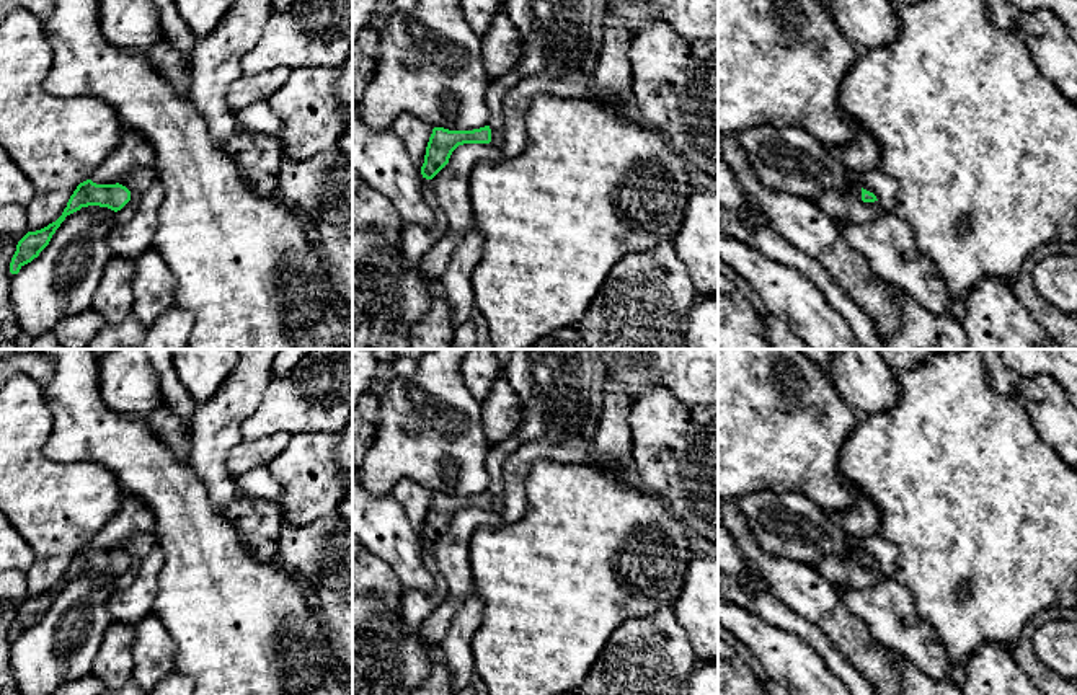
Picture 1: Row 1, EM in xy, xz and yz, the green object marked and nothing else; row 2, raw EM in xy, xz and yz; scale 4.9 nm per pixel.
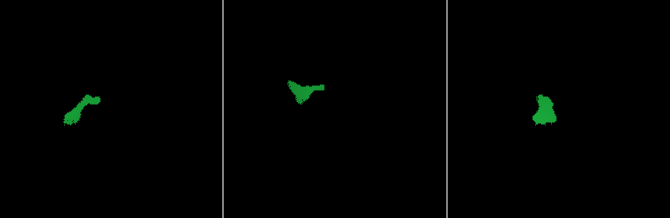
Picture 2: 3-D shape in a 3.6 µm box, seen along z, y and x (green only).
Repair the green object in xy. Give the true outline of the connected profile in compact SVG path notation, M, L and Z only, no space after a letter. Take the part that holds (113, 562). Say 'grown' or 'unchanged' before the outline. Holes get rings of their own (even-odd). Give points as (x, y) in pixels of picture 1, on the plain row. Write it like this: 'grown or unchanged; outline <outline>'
grown; outline M124 494L119 511L100 529L91 542L80 548L70 561L62 581L47 592L28 597L16 610L8 640L13 643L49 610L67 581L88 571L121 576L131 566L131 556L119 547L137 532L155 530L153 511L139 498Z

